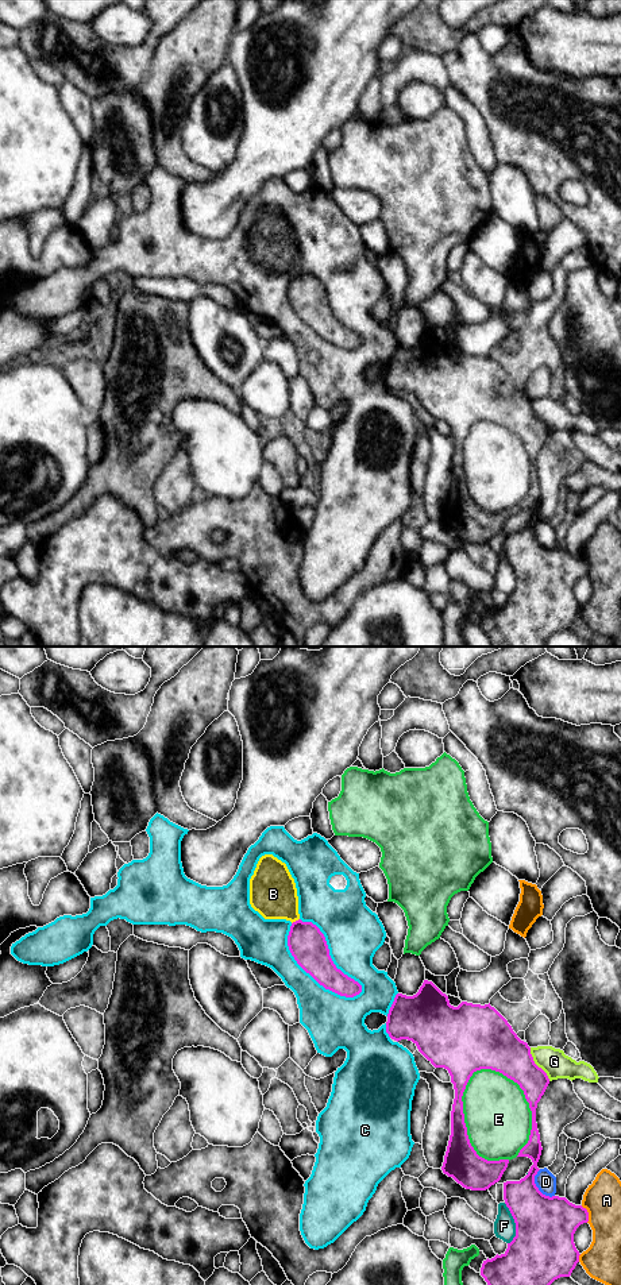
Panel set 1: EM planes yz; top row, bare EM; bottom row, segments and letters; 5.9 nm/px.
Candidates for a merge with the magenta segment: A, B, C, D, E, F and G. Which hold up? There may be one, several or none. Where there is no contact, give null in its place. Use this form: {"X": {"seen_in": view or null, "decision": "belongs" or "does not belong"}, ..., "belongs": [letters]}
{"A": {"seen_in": "yz", "decision": "does not belong"}, "B": {"seen_in": "yz", "decision": "does not belong"}, "C": {"seen_in": "yz", "decision": "does not belong"}, "D": {"seen_in": "yz", "decision": "does not belong"}, "E": {"seen_in": "yz", "decision": "does not belong"}, "F": {"seen_in": "yz", "decision": "does not belong"}, "G": {"seen_in": "yz", "decision": "does not belong"}, "belongs": []}

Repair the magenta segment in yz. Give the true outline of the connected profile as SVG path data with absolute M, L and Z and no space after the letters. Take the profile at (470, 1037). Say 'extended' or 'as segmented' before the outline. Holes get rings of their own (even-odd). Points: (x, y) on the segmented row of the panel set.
as segmented; M424 980L413 996L396 995L387 1014L386 1033L397 1042L401 1039L412 1041L435 1068L448 1070L455 1099L451 1111L451 1135L441 1170L466 1189L489 1189L501 1180L509 1164L509 1159L487 1161L479 1157L470 1143L462 1101L470 1077L477 1070L491 1069L520 1085L532 1111L532 1130L528 1143L517 1157L528 1157L533 1165L520 1181L504 1182L504 1200L514 1219L516 1236L508 1243L504 1254L483 1261L481 1276L487 1285L551 1285L560 1277L570 1277L580 1255L574 1243L574 1234L580 1224L589 1222L589 1212L582 1205L570 1203L566 1197L543 1195L535 1184L535 1176L540 1170L537 1162L543 1150L536 1123L536 1108L549 1078L535 1064L528 1043L517 1037L508 1020L490 1003L481 1006L462 1002L454 1007L450 1004L448 996L428 980Z

